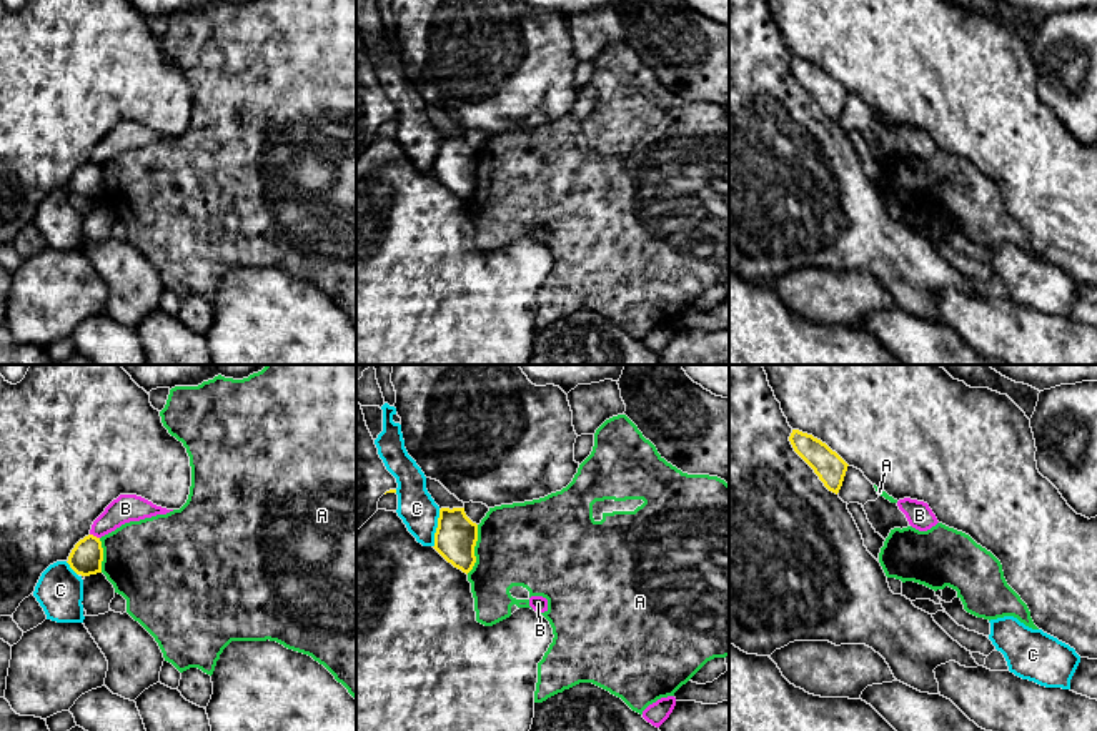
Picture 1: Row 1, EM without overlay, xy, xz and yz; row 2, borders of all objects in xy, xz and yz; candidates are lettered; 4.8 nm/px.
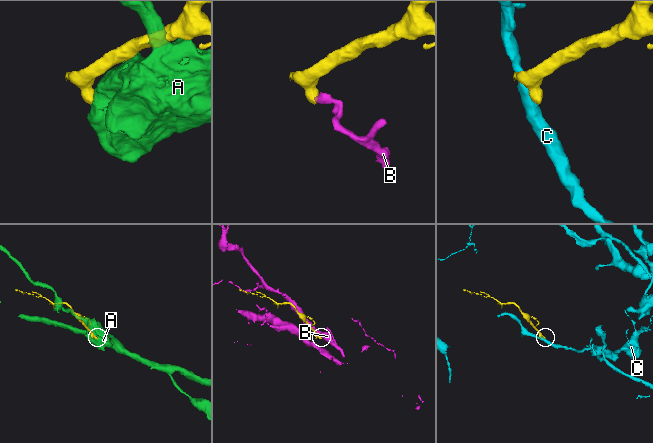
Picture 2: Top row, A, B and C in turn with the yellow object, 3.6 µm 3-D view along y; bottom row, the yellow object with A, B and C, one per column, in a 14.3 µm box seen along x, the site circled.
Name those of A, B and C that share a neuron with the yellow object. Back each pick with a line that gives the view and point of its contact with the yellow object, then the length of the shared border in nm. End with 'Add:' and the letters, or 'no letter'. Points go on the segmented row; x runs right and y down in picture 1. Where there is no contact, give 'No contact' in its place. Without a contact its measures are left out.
Add: no letter

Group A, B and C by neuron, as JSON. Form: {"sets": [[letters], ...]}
{"sets": [["A"], ["B"], ["C"]]}

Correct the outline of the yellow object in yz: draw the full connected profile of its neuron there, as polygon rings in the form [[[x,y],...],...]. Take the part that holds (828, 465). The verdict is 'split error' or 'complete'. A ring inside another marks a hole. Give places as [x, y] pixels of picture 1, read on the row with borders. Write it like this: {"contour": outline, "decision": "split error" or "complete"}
{"contour": [[[792,430],[789,441],[794,451],[814,470],[824,486],[837,495],[849,465],[812,435]]], "decision": "complete"}

